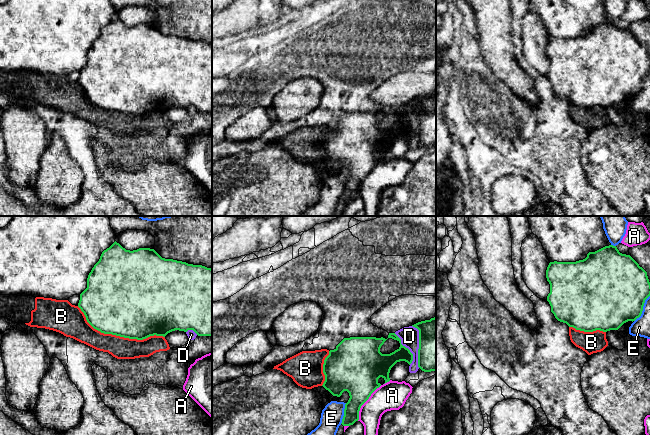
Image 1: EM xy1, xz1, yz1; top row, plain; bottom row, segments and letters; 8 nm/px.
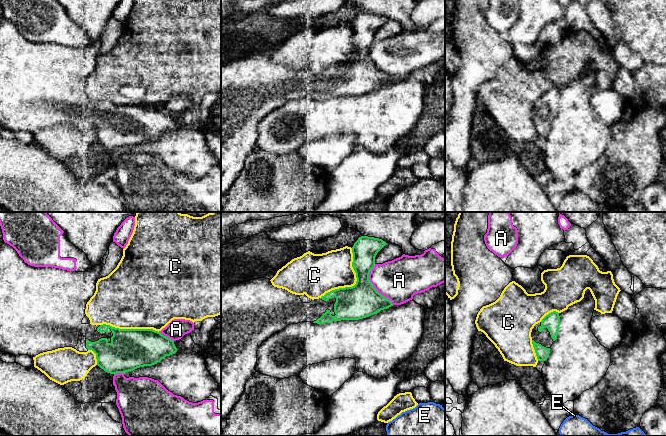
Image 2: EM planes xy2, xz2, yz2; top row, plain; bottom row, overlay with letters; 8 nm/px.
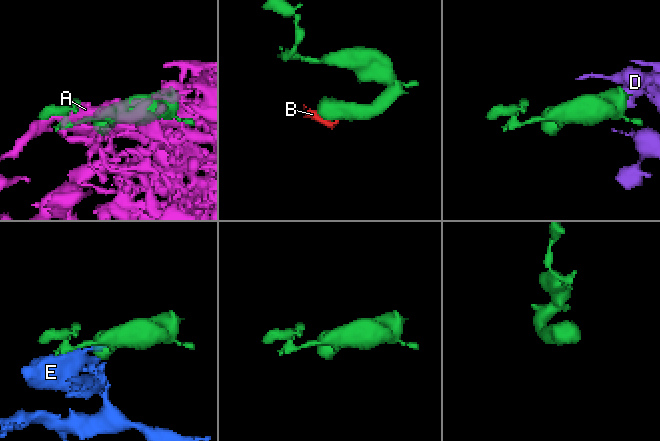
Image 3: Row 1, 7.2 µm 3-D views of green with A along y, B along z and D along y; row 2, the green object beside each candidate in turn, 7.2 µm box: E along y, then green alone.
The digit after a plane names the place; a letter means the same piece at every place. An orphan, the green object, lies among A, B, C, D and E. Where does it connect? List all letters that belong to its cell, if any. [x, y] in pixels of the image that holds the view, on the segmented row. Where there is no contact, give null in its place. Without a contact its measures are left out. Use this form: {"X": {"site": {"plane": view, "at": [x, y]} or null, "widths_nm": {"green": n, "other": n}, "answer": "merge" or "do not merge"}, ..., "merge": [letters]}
{"A": {"site": {"plane": "xz2", "at": [372, 285]}, "widths_nm": {"green": 280, "other": 340}, "answer": "do not merge"}, "B": {"site": {"plane": "xy1", "at": [118, 335]}, "widths_nm": {"green": 500, "other": 180}, "answer": "do not merge"}, "C": {"site": {"plane": "xz2", "at": [356, 283]}, "widths_nm": {"green": 280, "other": 300}, "answer": "do not merge"}, "D": {"site": {"plane": "xz1", "at": [419, 346]}, "widths_nm": {"green": 280, "other": 150}, "answer": "do not merge"}, "E": {"site": {"plane": "yz1", "at": [642, 308]}, "widths_nm": {"green": 500, "other": 140}, "answer": "do not merge"}, "merge": []}

